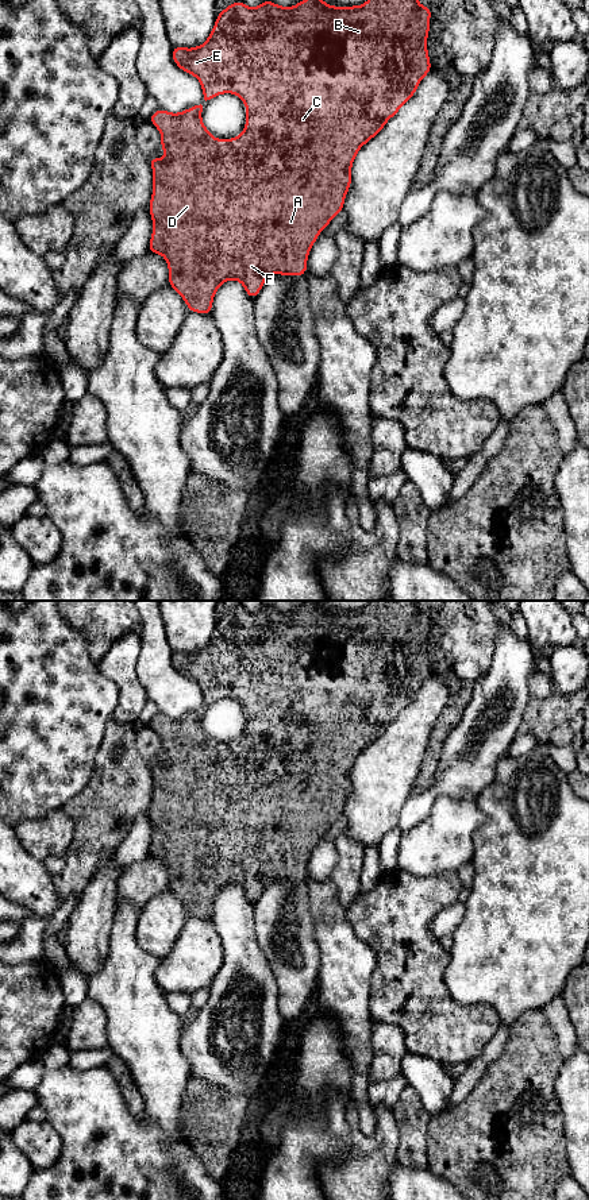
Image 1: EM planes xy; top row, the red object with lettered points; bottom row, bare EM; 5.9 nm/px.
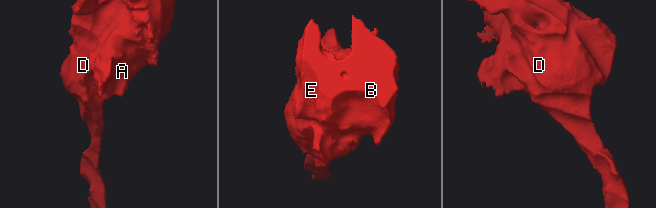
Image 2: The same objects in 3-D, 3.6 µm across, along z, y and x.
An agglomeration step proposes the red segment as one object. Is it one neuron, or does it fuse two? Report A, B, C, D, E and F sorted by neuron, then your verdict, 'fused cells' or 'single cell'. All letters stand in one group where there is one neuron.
A B C D E F; single cell

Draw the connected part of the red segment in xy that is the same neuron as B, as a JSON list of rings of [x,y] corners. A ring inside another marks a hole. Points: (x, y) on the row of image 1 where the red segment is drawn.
[[[240,0],[217,13],[213,30],[204,45],[193,49],[173,47],[173,61],[180,69],[199,78],[204,99],[199,105],[181,113],[170,113],[158,108],[149,119],[161,132],[162,142],[159,147],[165,150],[163,159],[150,158],[153,167],[153,197],[149,209],[153,219],[153,235],[149,251],[161,254],[166,259],[169,285],[185,300],[189,310],[211,315],[217,288],[230,279],[238,279],[245,286],[247,296],[255,298],[269,274],[297,277],[307,273],[307,259],[317,235],[342,212],[347,190],[351,185],[350,170],[357,153],[415,94],[423,77],[431,72],[427,35],[430,32],[430,16],[432,11],[432,8],[420,5],[417,0],[367,0],[363,5],[354,7],[334,7],[326,4],[323,0],[303,0],[290,8],[277,5],[269,0],[263,0],[255,8],[249,8]],[[222,93],[234,93],[246,105],[246,126],[238,138],[216,139],[203,124],[201,111],[204,104]]]

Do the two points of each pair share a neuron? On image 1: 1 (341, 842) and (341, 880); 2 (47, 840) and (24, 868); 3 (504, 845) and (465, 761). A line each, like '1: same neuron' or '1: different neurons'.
1: same neuron
2: different neurons
3: different neurons

